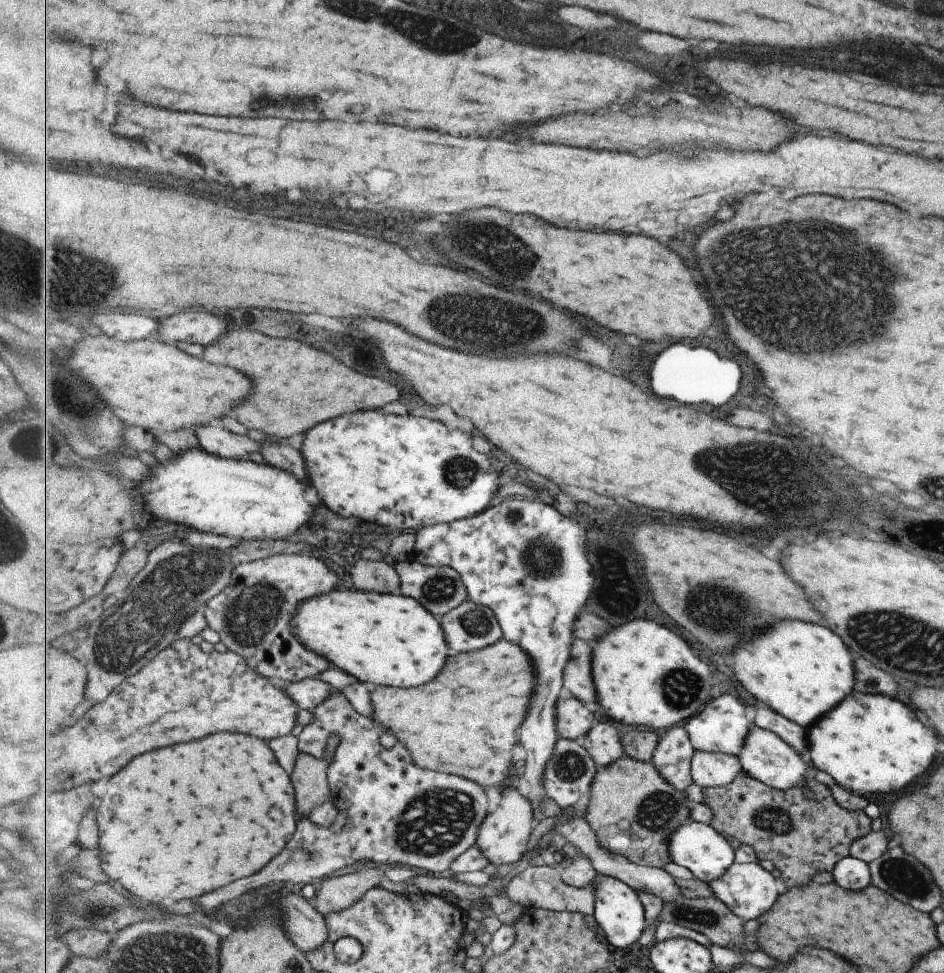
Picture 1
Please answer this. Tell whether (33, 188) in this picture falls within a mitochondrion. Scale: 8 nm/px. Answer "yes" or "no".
no

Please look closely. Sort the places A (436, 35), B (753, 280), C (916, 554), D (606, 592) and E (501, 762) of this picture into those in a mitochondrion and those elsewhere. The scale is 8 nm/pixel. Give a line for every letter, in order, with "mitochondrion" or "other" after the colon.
A: mitochondrion
B: mitochondrion
C: other
D: other
E: other

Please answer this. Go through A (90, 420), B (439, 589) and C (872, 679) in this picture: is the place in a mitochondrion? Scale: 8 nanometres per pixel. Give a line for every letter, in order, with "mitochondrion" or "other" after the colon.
A: mitochondrion
B: mitochondrion
C: mitochondrion

